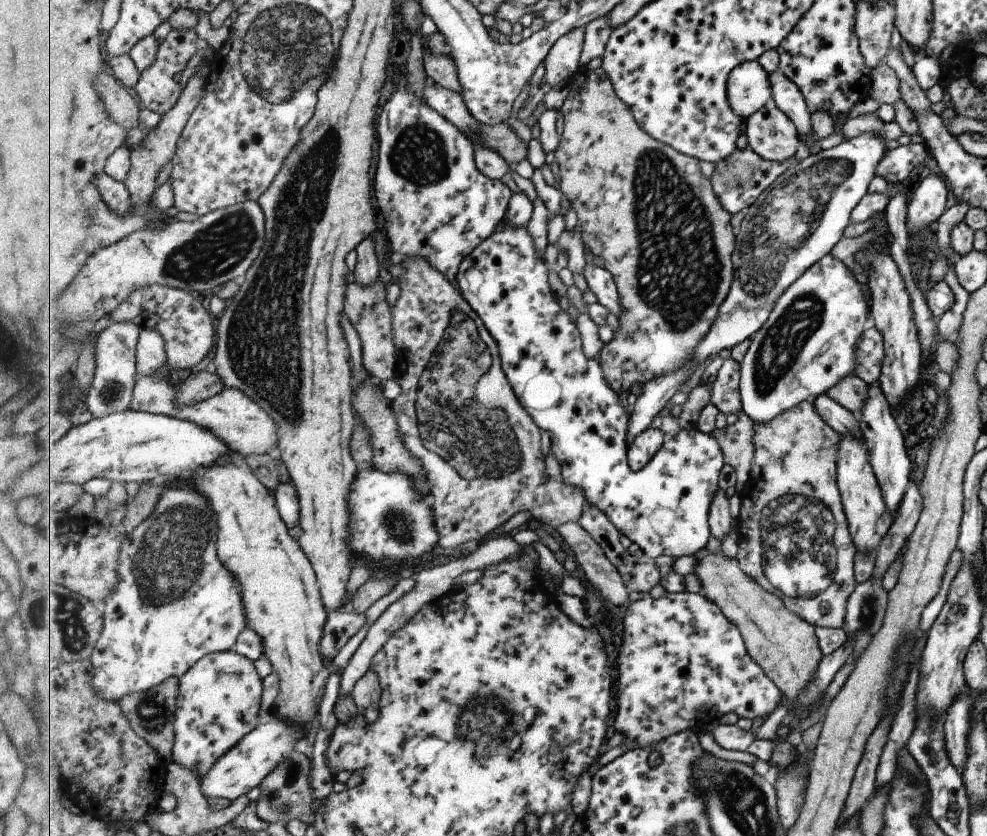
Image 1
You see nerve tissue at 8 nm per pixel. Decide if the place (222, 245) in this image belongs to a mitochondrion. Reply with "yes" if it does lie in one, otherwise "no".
yes

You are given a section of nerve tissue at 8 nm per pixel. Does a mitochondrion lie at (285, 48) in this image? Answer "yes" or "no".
yes

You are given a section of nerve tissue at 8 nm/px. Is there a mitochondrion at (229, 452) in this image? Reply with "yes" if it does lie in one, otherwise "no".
no

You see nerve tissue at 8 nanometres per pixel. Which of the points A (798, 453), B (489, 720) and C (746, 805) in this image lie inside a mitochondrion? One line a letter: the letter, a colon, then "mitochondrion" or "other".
A: other
B: mitochondrion
C: mitochondrion

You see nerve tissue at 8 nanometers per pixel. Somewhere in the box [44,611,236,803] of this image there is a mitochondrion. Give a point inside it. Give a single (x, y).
(153, 712)

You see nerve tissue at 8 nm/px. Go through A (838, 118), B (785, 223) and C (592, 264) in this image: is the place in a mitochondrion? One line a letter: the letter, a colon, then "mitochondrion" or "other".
A: other
B: mitochondrion
C: other

